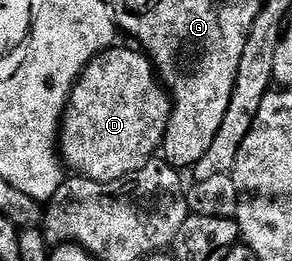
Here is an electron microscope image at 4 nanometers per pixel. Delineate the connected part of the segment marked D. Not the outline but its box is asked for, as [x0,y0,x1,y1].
[59,47,171,181]

